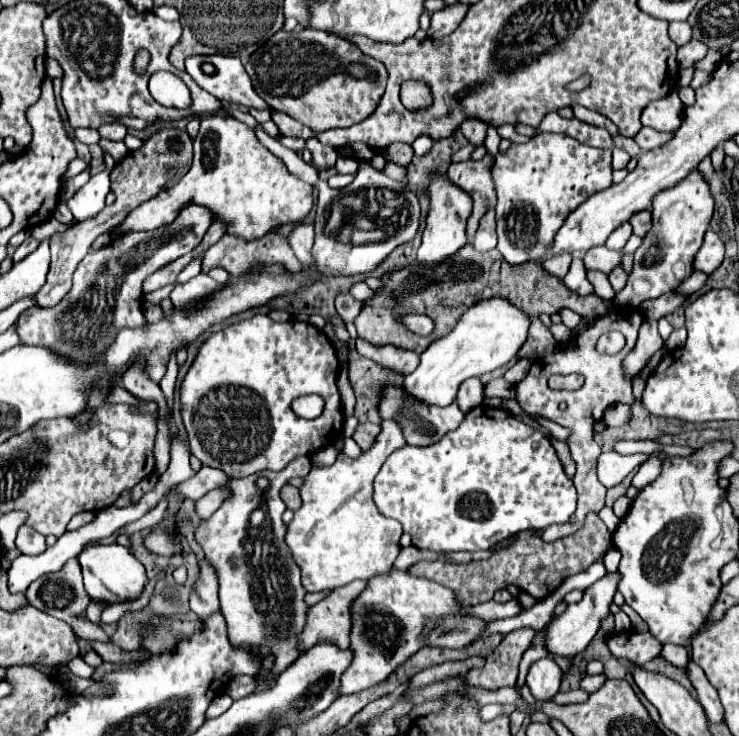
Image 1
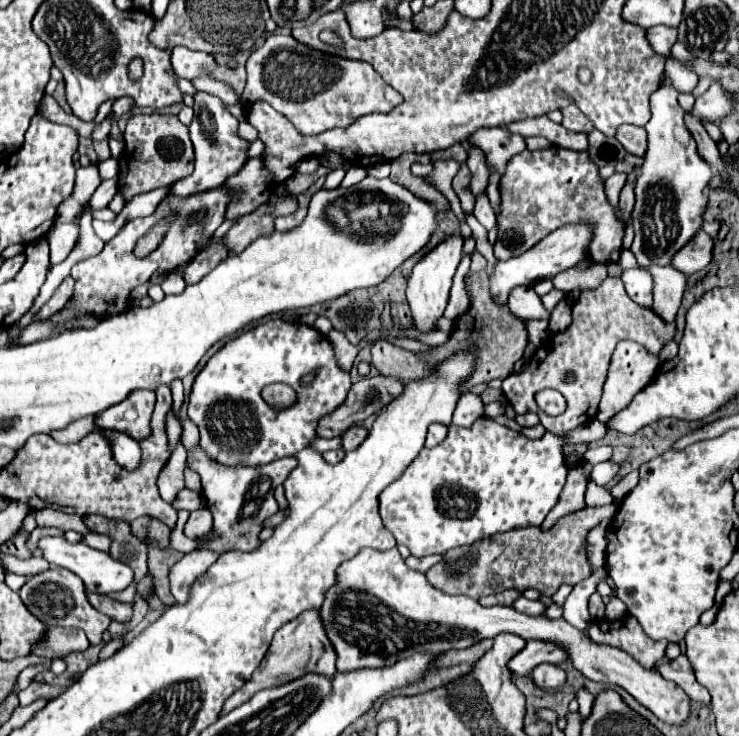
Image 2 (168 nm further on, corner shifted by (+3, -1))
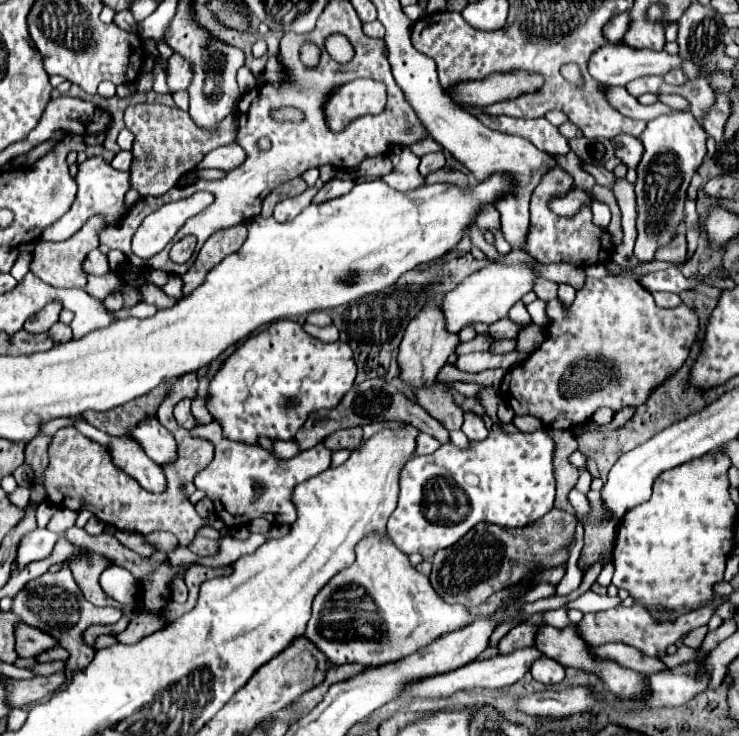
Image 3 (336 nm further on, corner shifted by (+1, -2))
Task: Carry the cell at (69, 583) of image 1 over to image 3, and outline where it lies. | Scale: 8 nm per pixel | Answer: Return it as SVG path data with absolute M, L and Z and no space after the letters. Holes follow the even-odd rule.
M64 565L58 573L44 573L42 577L30 581L24 585L24 589L14 597L12 611L28 625L42 629L44 633L50 633L58 639L58 643L70 653L70 659L66 661L66 683L56 691L64 691L68 683L72 683L72 675L76 671L82 671L88 667L90 659L94 657L96 649L84 643L84 631L90 625L110 625L116 623L122 617L122 611L116 607L96 607L90 601L84 599L80 587L76 585L72 571Z

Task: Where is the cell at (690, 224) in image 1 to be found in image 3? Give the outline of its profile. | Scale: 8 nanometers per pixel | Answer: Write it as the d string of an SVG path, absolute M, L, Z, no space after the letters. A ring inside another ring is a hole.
M688 113L660 115L646 125L640 141L644 143L644 157L638 165L638 181L634 185L638 209L634 257L638 261L654 261L654 253L672 241L672 235L678 233L684 221L688 185L706 157L706 131ZM664 167L670 167L672 173L664 173Z

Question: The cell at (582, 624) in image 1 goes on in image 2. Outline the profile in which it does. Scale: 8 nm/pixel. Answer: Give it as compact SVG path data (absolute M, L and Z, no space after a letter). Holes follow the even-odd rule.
M528 642L510 662L508 670L512 676L528 676L538 664L560 664L566 660L562 650L550 646L550 642Z

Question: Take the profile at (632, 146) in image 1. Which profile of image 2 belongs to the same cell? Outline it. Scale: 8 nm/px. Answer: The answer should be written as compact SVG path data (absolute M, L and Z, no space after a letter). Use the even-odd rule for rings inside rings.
M592 130L588 134L588 156L590 160L602 168L602 166L614 166L626 156L626 150L622 150L622 144L618 144L616 138L608 138L604 134L598 134L598 130Z

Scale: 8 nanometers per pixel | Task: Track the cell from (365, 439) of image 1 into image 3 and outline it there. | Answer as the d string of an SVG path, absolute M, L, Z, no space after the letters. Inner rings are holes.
M360 427L336 431L334 435L328 435L328 437L324 439L324 445L326 445L330 451L356 449L360 443L362 443L362 429L360 429Z

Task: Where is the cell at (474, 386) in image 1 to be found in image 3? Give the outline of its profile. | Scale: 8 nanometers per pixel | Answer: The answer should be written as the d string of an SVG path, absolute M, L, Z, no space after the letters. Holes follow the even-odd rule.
M466 411L464 413L464 425L462 425L462 431L468 439L472 441L480 441L484 439L484 435L488 435L488 429L484 425L484 419L480 415L476 415L474 411Z

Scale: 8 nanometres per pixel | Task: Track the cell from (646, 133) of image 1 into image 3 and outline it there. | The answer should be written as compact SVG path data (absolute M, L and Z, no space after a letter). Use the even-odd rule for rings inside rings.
M618 135L614 139L614 149L616 149L616 157L622 159L622 163L628 167L638 167L640 155L644 153L644 145L640 143L638 137L632 135Z

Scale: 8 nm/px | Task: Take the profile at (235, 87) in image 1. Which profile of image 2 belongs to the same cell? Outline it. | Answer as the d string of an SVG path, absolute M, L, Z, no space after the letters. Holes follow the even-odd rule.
M176 46L170 52L170 62L172 68L176 70L178 76L192 80L198 76L210 76L212 68L214 68L214 58L206 52L196 52L184 46Z

